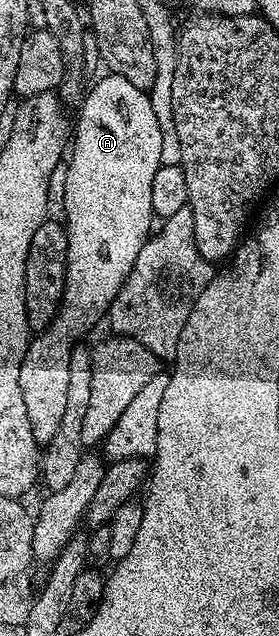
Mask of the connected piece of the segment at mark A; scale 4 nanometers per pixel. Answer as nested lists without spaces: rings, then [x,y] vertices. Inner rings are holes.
[[[104,74],[87,92],[88,89],[79,101],[76,137],[71,137],[70,155],[63,169],[62,220],[68,230],[64,293],[51,326],[29,339],[18,374],[26,418],[30,418],[30,434],[41,446],[54,438],[66,411],[70,354],[92,324],[107,317],[108,308],[122,290],[130,270],[134,270],[138,250],[142,250],[154,228],[150,189],[161,166],[162,130],[158,130],[151,95],[126,82],[126,78],[111,74]]]

